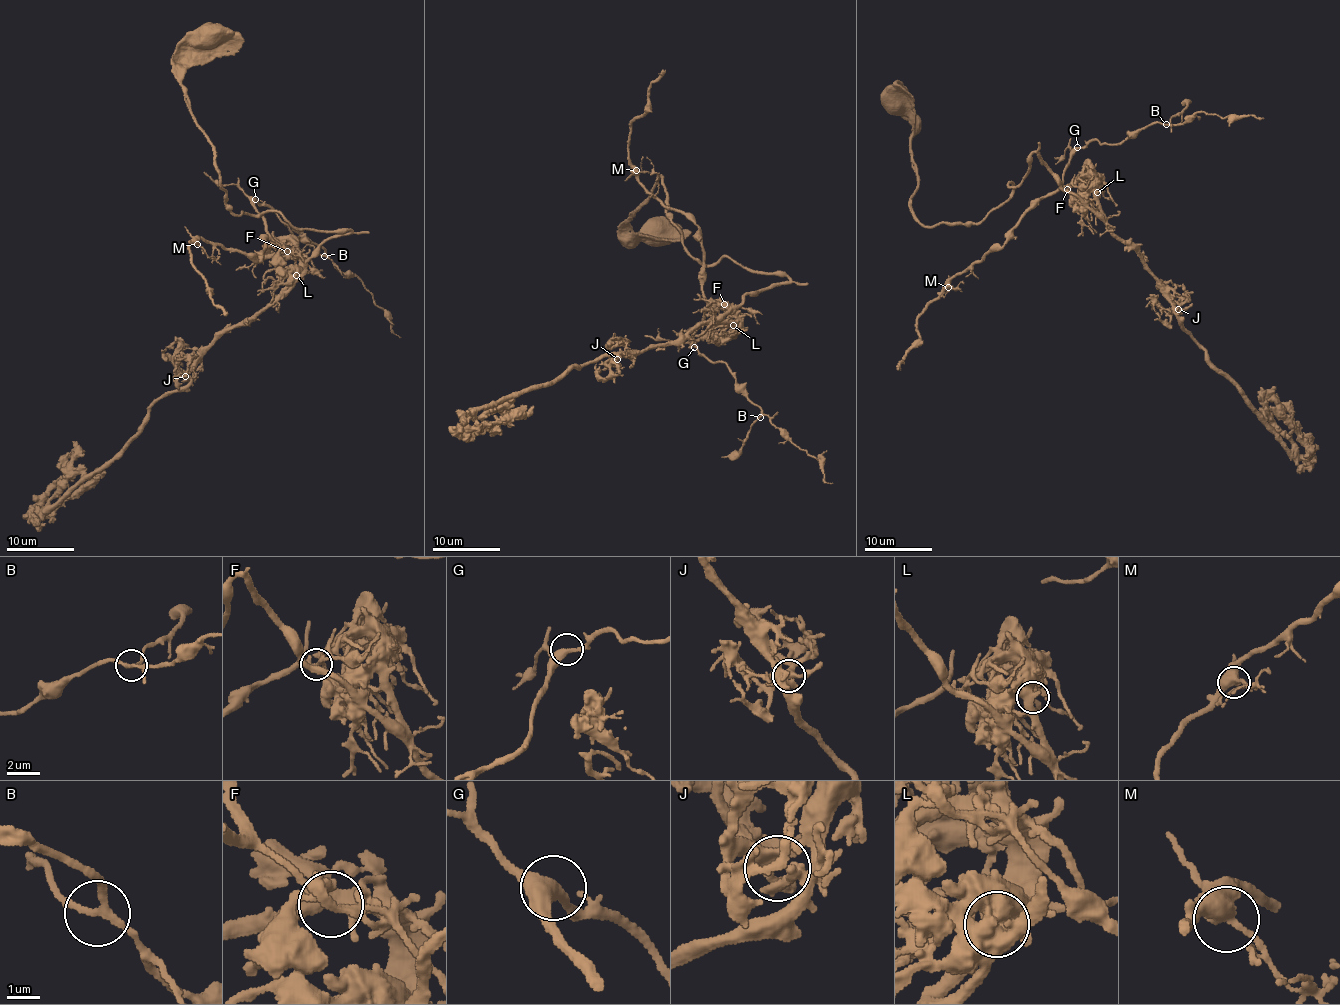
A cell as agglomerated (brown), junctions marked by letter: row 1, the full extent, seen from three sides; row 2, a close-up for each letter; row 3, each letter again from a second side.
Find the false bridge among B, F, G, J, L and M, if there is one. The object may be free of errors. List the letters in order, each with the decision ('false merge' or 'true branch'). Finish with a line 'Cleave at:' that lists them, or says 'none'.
B: true branch
F: false merge
G: true branch
J: true branch
L: true branch
M: true branch
Cleave at: F

